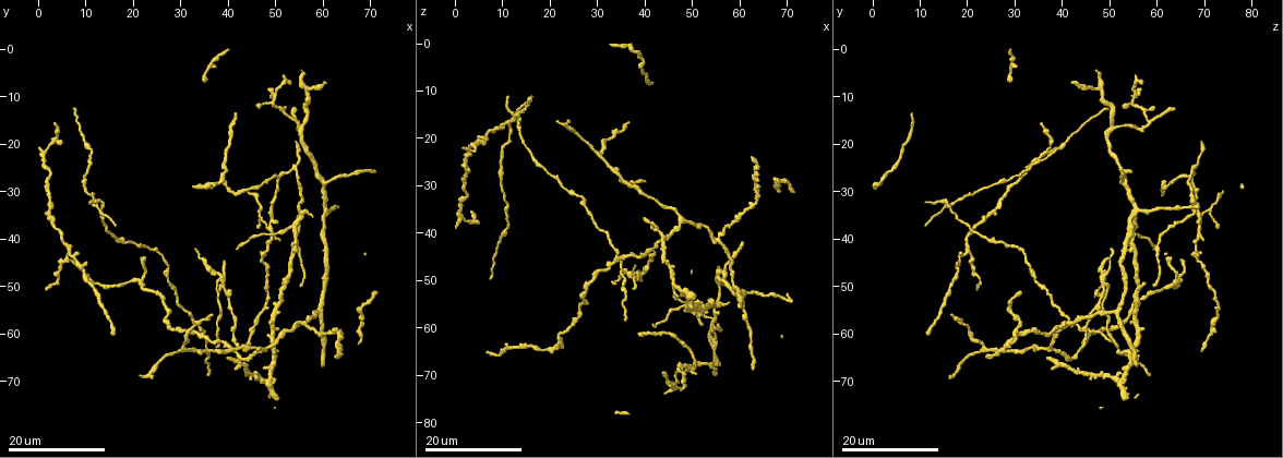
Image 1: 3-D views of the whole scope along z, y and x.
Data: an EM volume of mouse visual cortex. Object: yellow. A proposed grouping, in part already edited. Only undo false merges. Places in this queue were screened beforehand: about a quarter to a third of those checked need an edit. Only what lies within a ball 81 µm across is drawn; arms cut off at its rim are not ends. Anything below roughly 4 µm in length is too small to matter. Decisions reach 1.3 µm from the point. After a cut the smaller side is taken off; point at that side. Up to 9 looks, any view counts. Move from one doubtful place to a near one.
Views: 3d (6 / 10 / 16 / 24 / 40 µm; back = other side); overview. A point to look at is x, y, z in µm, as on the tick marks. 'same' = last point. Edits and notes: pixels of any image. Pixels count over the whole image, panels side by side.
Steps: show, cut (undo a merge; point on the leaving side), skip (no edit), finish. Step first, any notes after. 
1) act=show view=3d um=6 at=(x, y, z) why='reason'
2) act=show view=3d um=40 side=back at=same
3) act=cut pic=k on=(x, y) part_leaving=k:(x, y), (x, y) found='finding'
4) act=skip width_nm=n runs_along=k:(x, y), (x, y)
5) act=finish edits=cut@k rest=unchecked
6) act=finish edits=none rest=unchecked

act=show view=3d um=24 at=(7.0, 43.0, 20.0) why='three-way junction'

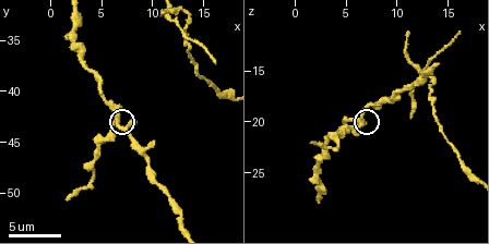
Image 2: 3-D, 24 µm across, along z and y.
act=show view=3d um=10 at=(6.4, 42.6, 20.0) why='zoom in'

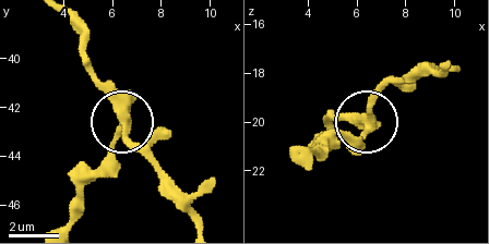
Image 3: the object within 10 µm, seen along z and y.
act=skip width_nm=300 runs_along=3:(71, 22), (90, 72), (122, 120), (108, 163) found='one neuron here'

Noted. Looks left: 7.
act=show view=3d um=24 at=(54.5, 15.5, 58.0) why='three arms meet'

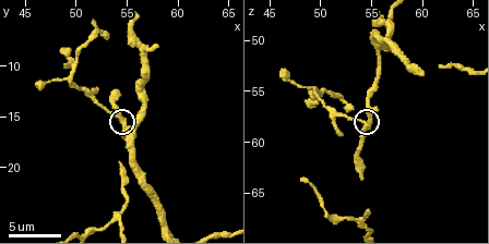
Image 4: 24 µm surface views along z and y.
act=show view=3d um=10 at=(54.2, 15.2, 58.2) why='zoom in'

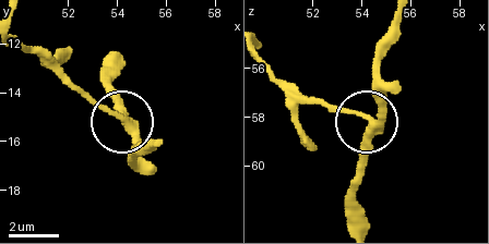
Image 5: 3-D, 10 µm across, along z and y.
act=skip runs_along=5:(398, 20), (378, 70), (378, 107), (365, 125), (365, 173) found='continuous, no second neuron'

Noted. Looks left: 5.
act=show view=3d um=16 at=(53.8, 25.2, 67.8) why='four-way junction'

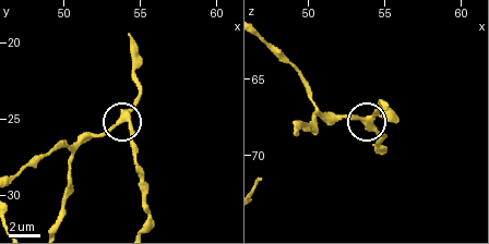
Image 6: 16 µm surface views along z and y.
act=skip width_nm=290 runs_along=6:(144, 223), (146, 188), (123, 121), (141, 96) found='one neuron here'

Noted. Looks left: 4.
act=show view=3d um=16 at=(48.5, 38.0, 69.0) why='arms run side by side'

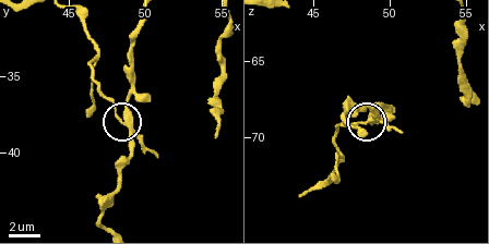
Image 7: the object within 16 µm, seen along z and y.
act=show view=3d um=10 at=(48.2, 37.6, 69.0)

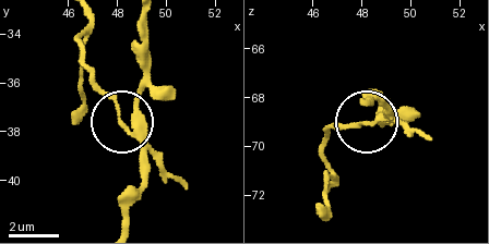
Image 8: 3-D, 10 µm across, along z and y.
act=cut pic=8 on=(118, 108) side_arm_um=24 part_leaving=8:(140, 136), (90, 69), (80, 40), (85, 20) found='two neurons meet here'

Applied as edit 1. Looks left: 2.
act=finish edits=cut@8 rest=unchecked

